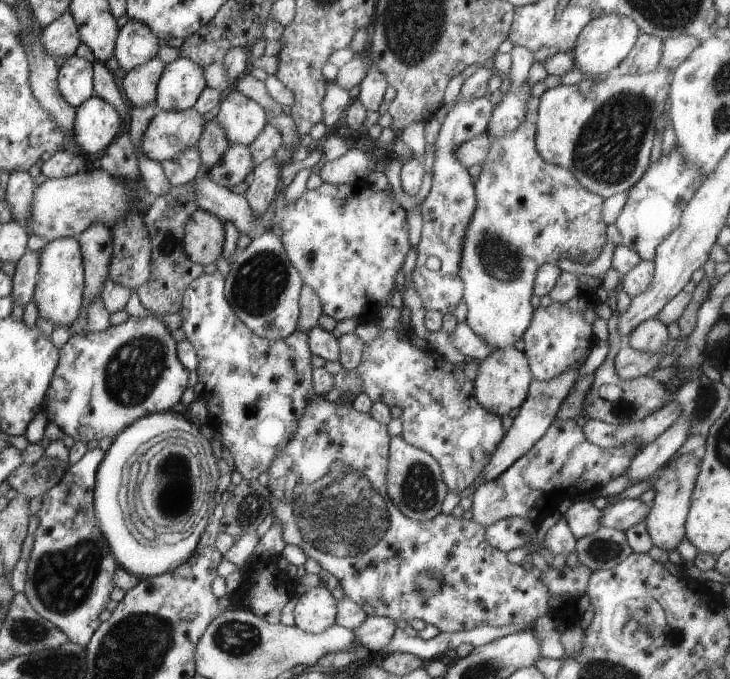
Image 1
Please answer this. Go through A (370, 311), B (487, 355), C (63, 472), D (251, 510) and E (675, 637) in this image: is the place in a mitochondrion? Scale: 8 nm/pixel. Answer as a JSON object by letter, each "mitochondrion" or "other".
{"A":"other","B":"other","C":"other","D":"mitochondrion","E":"other"}

